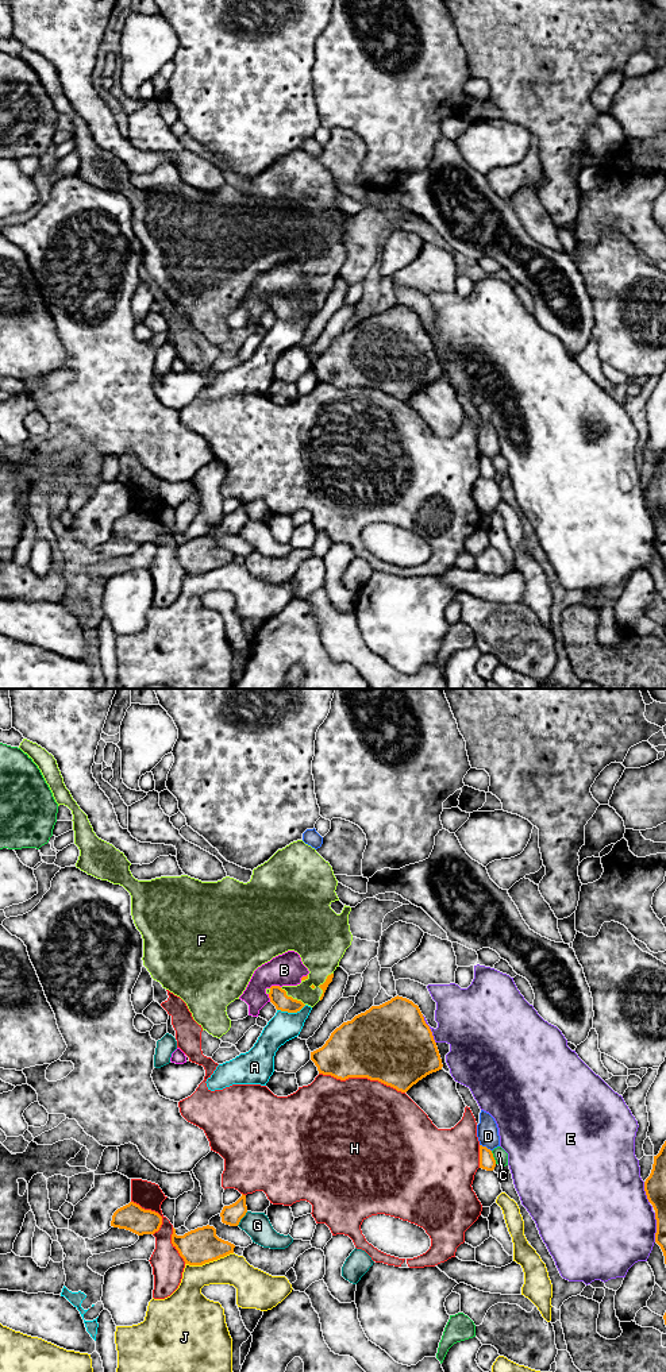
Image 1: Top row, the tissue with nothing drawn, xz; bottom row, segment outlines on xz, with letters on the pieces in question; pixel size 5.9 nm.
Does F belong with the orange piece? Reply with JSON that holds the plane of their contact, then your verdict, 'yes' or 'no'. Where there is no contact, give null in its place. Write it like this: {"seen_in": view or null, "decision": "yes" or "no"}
{"seen_in": "xz", "decision": "yes"}

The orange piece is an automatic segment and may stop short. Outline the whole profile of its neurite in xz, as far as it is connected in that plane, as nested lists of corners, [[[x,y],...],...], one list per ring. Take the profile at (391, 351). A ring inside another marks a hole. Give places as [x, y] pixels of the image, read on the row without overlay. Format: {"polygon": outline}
{"polygon": [[[399,304],[343,331],[322,357],[311,361],[311,369],[319,382],[340,389],[367,386],[401,401],[443,375],[432,340],[419,315]]]}

